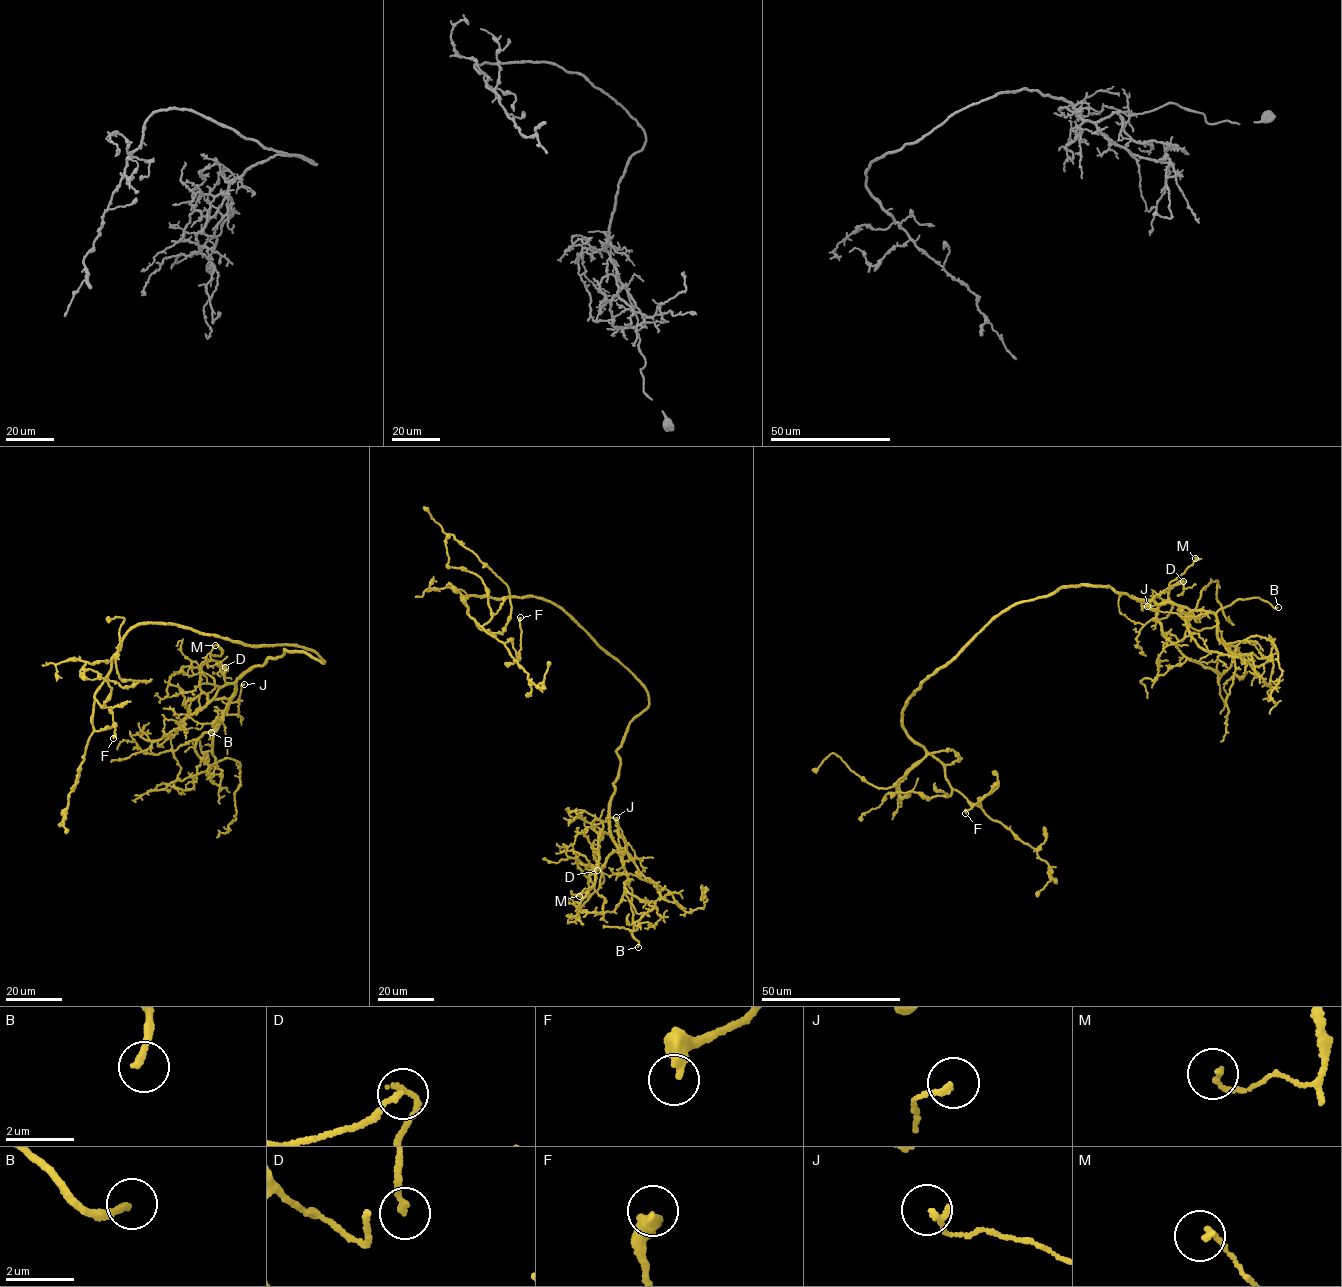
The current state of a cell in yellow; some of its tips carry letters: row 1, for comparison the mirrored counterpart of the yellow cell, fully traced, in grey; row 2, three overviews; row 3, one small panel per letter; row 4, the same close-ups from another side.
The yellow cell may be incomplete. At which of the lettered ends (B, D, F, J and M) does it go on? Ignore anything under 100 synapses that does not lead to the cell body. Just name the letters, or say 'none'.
B

